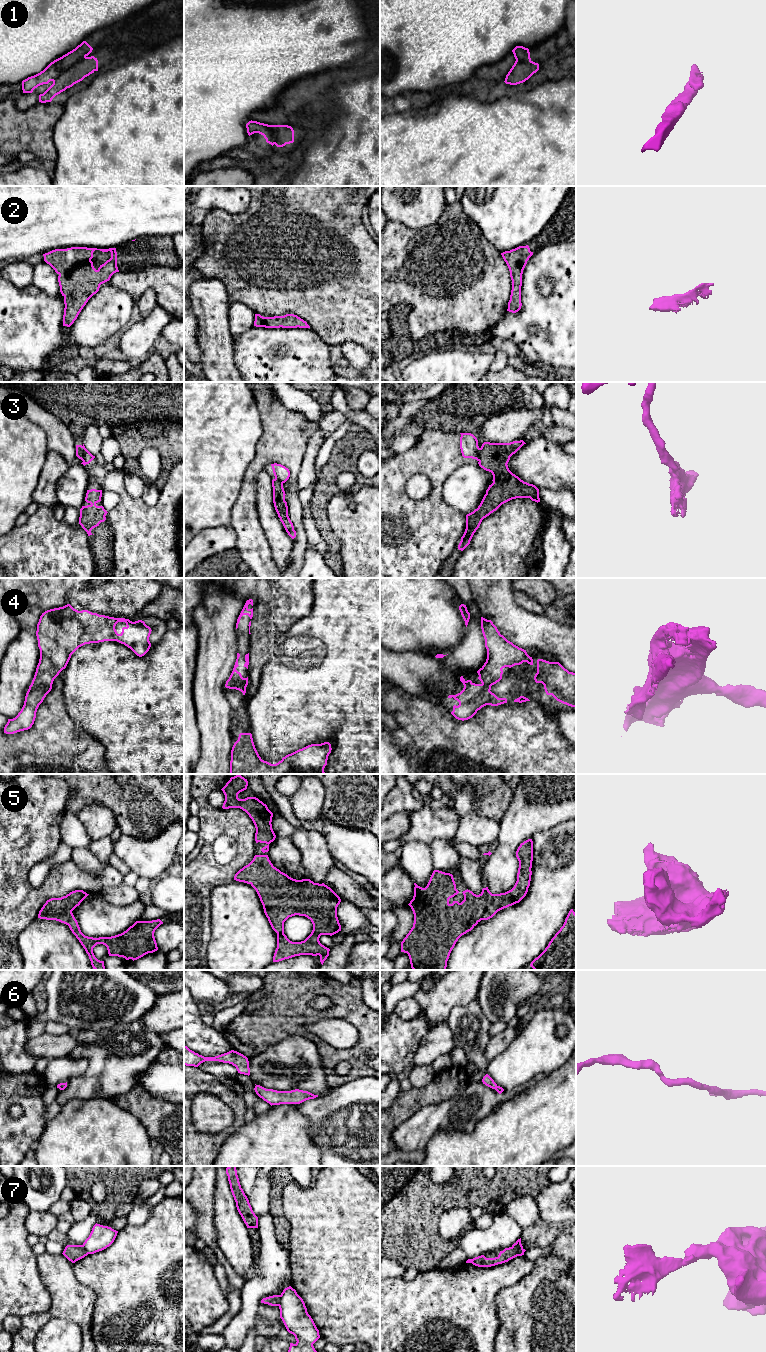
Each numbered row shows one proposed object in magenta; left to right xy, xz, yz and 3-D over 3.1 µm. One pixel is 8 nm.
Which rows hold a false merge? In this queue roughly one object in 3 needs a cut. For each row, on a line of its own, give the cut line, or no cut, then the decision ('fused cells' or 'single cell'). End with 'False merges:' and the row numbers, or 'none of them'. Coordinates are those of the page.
1: cut xy (85, 56), (52, 80); fused cells
2: cut none; single cell
3: cut yz (477, 446), (479, 460); fused cells
4: cut none; single cell
5: cut none; single cell
6: cut none; single cell
7: cut xz (282, 1293), (278, 1305); fused cells
False merges: 1, 3, 7

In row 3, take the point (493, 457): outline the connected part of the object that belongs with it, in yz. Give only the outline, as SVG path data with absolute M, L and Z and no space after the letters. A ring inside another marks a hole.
M523 440L510 443L484 442L479 448L479 466L493 475L493 483L486 490L480 505L466 515L466 529L458 549L463 551L479 528L482 520L496 511L502 504L516 498L530 498L540 502L539 489L521 480L508 468L510 457L524 444Z

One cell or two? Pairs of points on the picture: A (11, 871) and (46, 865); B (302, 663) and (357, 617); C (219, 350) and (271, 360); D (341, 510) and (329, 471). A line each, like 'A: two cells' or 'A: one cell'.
A: two cells
B: one cell
C: two cells
D: two cells

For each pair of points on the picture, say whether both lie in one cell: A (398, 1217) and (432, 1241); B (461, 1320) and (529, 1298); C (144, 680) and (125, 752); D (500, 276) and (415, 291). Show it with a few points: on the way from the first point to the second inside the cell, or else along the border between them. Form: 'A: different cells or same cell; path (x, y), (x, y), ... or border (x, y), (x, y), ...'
A: same cell; path (398, 1228), (418, 1249), (421, 1249)
B: different cells; border (506, 1286), (496, 1296), (499, 1322), (497, 1332)
C: same cell; path (144, 698), (143, 734)
D: same cell; path (479, 279), (465, 279), (453, 274), (436, 278)

